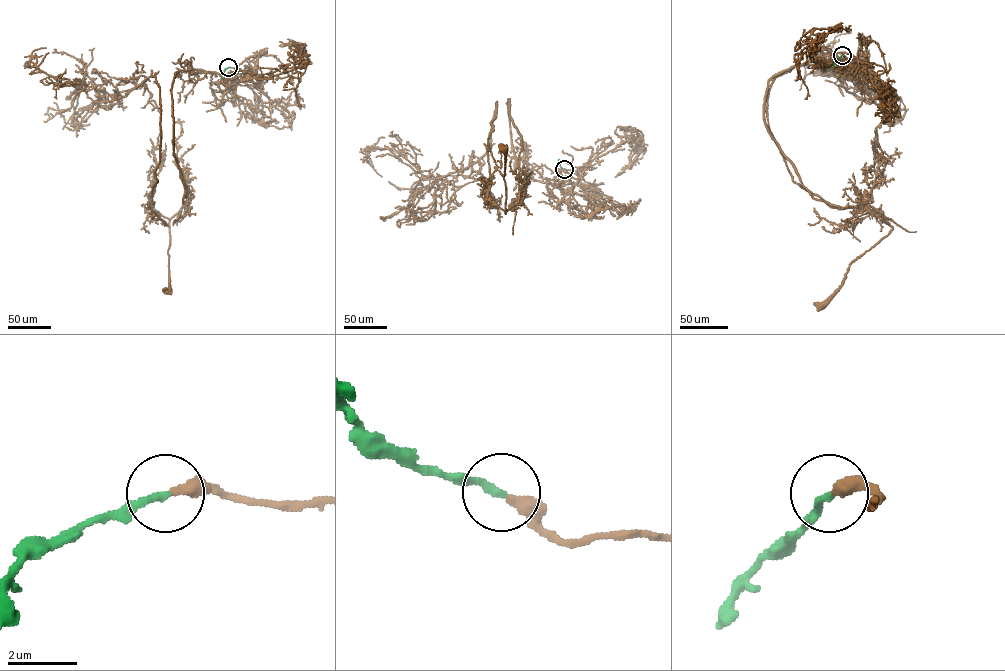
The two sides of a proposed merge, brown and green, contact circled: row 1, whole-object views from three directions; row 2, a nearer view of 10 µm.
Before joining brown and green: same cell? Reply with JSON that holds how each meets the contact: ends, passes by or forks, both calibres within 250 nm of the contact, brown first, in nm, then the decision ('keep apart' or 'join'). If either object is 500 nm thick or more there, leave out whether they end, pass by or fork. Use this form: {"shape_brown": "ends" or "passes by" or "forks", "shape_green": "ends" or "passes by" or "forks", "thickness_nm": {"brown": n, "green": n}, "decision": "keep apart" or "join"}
{"shape_brown": "ends", "shape_green": "ends", "thickness_nm": {"brown": 360, "green": 200}, "decision": "join"}

